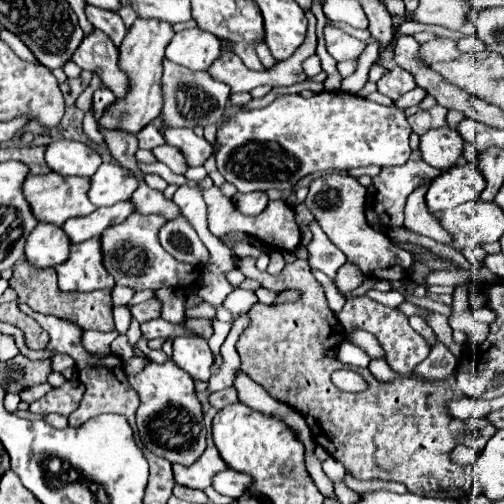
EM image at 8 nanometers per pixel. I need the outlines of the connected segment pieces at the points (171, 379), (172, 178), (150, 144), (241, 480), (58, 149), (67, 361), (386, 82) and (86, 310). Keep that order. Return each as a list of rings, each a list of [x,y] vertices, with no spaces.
[[[166,360],[164,364],[148,362],[140,374],[130,378],[130,384],[140,396],[136,426],[142,444],[150,452],[166,458],[172,464],[194,464],[204,454],[208,438],[208,432],[204,430],[202,404],[194,392],[194,380],[186,372],[182,372],[172,360]]]
[[[152,162],[152,164],[138,164],[138,168],[140,170],[144,170],[142,174],[158,174],[158,176],[162,176],[168,184],[178,184],[178,186],[182,186],[182,184],[188,184],[188,186],[196,186],[196,182],[188,182],[184,176],[176,176],[166,164],[162,164],[162,162]]]
[[[148,124],[148,126],[144,126],[144,128],[138,132],[138,144],[140,144],[140,148],[144,148],[144,150],[152,150],[152,148],[164,144],[164,136],[162,136],[160,130],[156,128],[156,124]]]
[[[224,470],[224,472],[218,472],[214,476],[212,486],[214,486],[216,492],[226,494],[226,496],[232,496],[234,500],[238,500],[252,486],[252,478],[248,474],[236,472],[236,470]]]
[[[56,140],[46,148],[46,162],[62,176],[92,176],[102,164],[102,158],[82,142]]]
[[[60,354],[52,356],[50,362],[52,362],[52,370],[56,370],[56,372],[64,372],[66,368],[72,368],[72,366],[74,366],[70,356],[60,356]]]
[[[392,66],[376,84],[378,84],[378,92],[386,94],[392,100],[398,100],[402,94],[416,88],[412,74],[404,72],[404,68],[400,66]]]
[[[26,260],[14,266],[14,274],[8,282],[16,290],[18,298],[24,300],[24,304],[28,304],[30,308],[34,308],[40,314],[52,314],[52,316],[76,322],[84,330],[100,330],[100,332],[112,332],[114,330],[110,288],[96,290],[96,292],[60,292],[56,288],[56,270],[54,268],[44,268],[44,270],[34,268]]]

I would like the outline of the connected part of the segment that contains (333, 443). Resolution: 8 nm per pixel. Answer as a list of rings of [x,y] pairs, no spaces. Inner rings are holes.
[[[236,258],[234,266],[246,278],[262,282],[264,288],[274,290],[276,294],[282,294],[284,290],[298,290],[300,298],[294,302],[278,304],[278,306],[256,304],[250,308],[250,312],[248,312],[250,324],[244,328],[244,332],[240,334],[240,338],[236,342],[236,352],[240,354],[240,360],[242,360],[240,370],[246,376],[254,378],[254,382],[258,382],[272,398],[296,408],[304,416],[304,420],[308,422],[316,444],[324,446],[326,452],[330,452],[336,460],[340,460],[344,464],[344,468],[350,470],[356,478],[360,478],[360,480],[370,480],[370,478],[398,480],[398,482],[406,484],[412,494],[420,494],[420,496],[444,496],[444,498],[456,500],[470,496],[470,492],[473,492],[474,489],[472,468],[458,466],[450,460],[450,450],[452,450],[450,442],[464,442],[468,446],[486,446],[486,442],[494,436],[496,430],[484,418],[456,420],[444,412],[446,400],[460,398],[460,392],[454,390],[452,378],[444,380],[444,382],[396,378],[394,382],[382,384],[370,374],[368,368],[362,370],[362,368],[346,366],[340,360],[336,360],[334,356],[326,356],[328,350],[334,350],[344,340],[344,328],[338,322],[336,314],[330,310],[328,300],[324,296],[324,288],[312,276],[308,262],[296,260],[292,264],[286,264],[284,272],[280,272],[278,276],[270,276],[268,272],[260,272],[254,266],[254,262],[256,262],[254,258]],[[336,368],[350,368],[350,370],[358,372],[368,382],[368,388],[364,392],[338,390],[330,380],[330,374]]]

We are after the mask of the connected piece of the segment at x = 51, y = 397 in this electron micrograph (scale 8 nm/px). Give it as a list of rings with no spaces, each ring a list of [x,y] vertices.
[[[68,380],[64,382],[60,388],[52,388],[46,396],[42,396],[40,400],[30,404],[30,412],[32,414],[62,414],[68,416],[70,412],[74,412],[82,400],[84,394],[84,384],[80,384],[80,380]]]

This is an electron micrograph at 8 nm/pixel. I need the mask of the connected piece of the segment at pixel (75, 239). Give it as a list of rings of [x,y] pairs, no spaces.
[[[120,202],[120,204],[114,204],[114,206],[98,208],[88,216],[72,218],[62,228],[68,234],[70,242],[78,244],[78,242],[86,242],[90,238],[100,236],[108,226],[124,222],[132,212],[134,212],[132,202]]]

